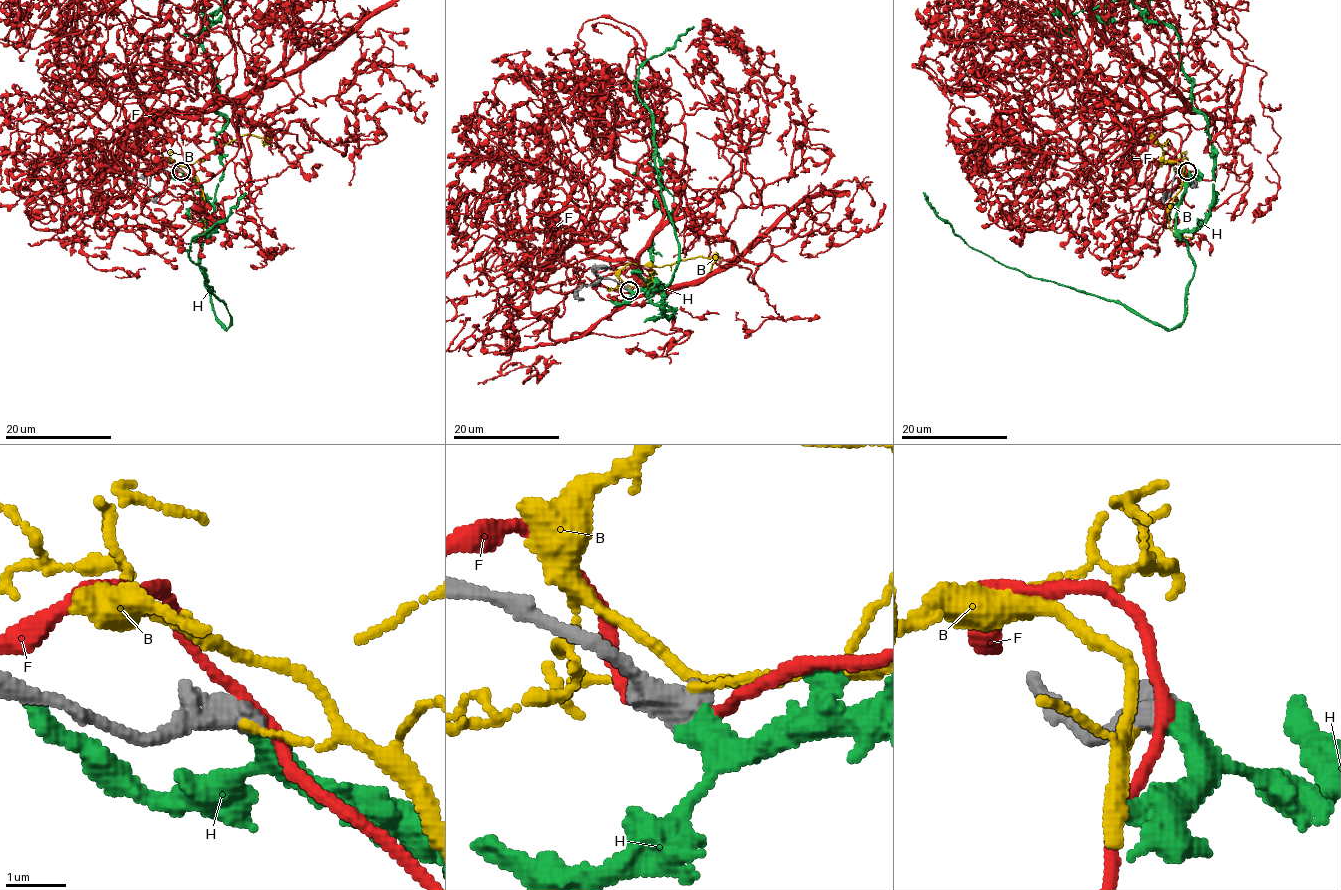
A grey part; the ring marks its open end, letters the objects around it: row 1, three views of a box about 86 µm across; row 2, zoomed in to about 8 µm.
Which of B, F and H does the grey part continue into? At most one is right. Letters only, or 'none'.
H

